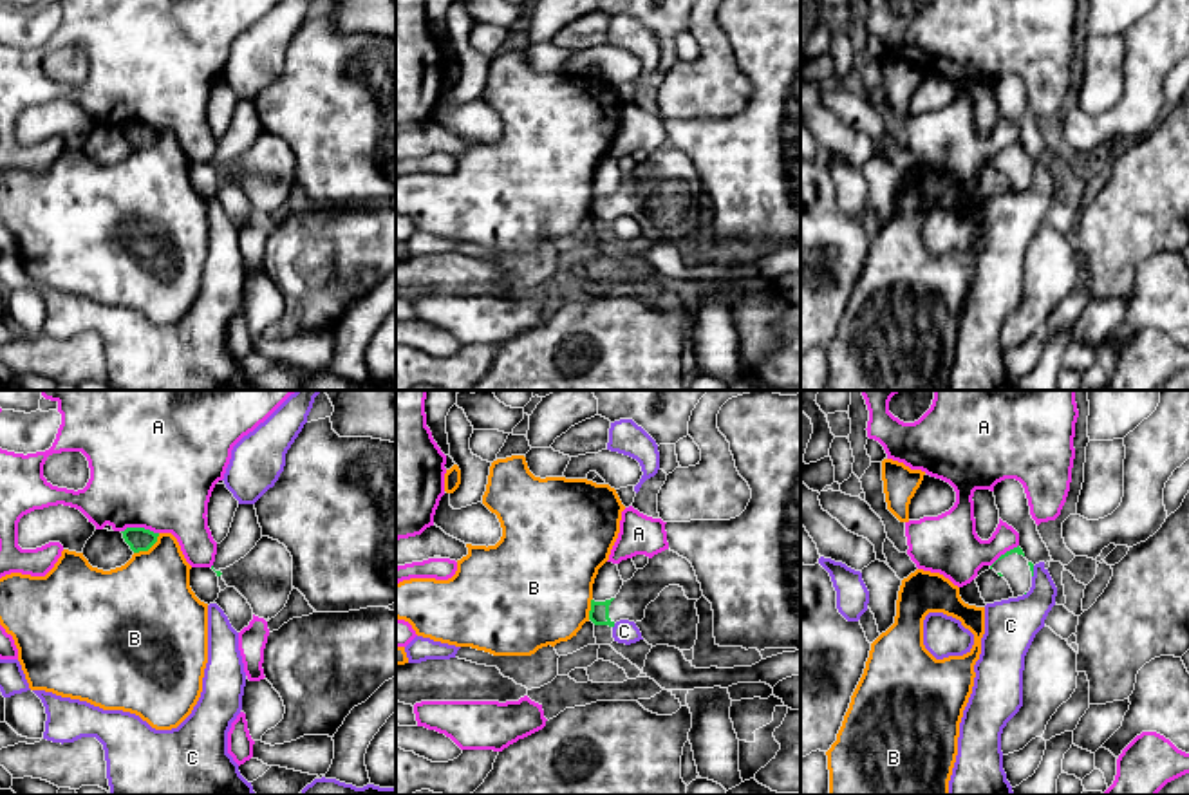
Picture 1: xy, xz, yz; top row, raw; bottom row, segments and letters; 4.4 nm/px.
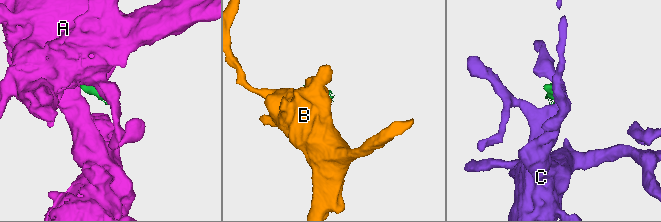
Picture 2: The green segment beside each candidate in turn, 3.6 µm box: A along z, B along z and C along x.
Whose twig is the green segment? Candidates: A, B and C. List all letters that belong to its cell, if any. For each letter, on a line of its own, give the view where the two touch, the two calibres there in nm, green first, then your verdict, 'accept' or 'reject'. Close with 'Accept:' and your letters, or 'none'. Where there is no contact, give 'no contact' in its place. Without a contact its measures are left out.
A: meets green in xy; 110 nm thick on the green side, 500 nm on the other; reject
B: meets green in xy; 110 nm thick on the green side, 400 nm on the other; reject
C: meets green in yz; 20 nm thick on the green side, 220 nm on the other; reject
Accept: none

